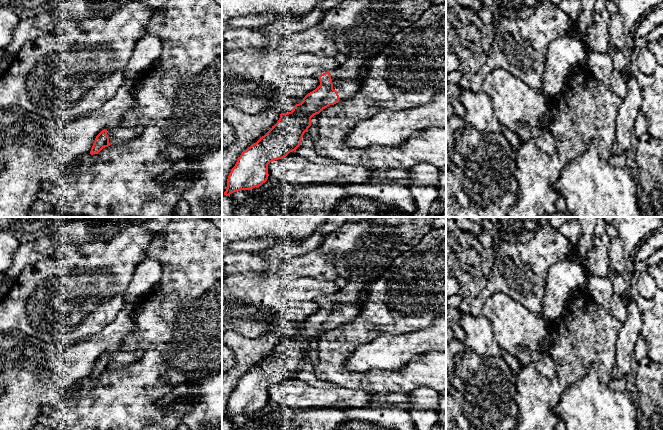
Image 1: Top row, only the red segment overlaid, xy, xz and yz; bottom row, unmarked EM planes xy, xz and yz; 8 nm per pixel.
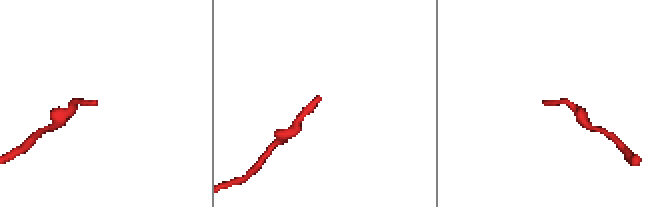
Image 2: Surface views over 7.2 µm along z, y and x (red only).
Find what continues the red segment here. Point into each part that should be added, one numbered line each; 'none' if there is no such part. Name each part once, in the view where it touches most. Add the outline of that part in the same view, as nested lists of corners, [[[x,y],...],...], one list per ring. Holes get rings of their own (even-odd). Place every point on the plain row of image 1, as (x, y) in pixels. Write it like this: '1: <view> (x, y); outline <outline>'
1: xz (346, 302); outline [[[351,280],[344,288],[330,295],[333,313],[337,315],[339,325],[350,321],[360,313],[366,298],[366,289],[370,284],[369,281]]]

